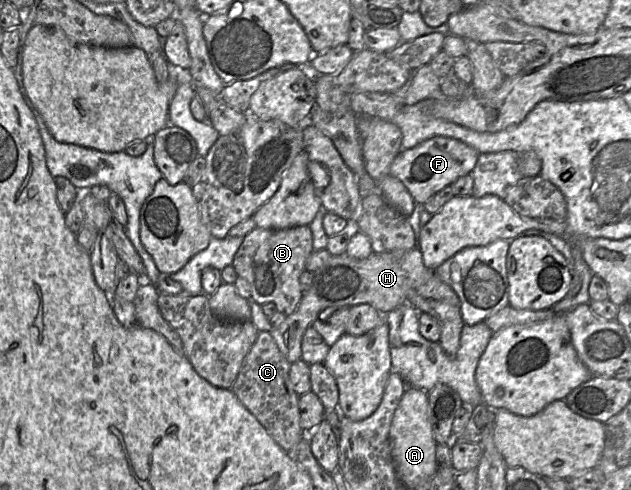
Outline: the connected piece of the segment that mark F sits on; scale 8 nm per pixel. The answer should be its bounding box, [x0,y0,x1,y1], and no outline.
[390,136,479,205]

